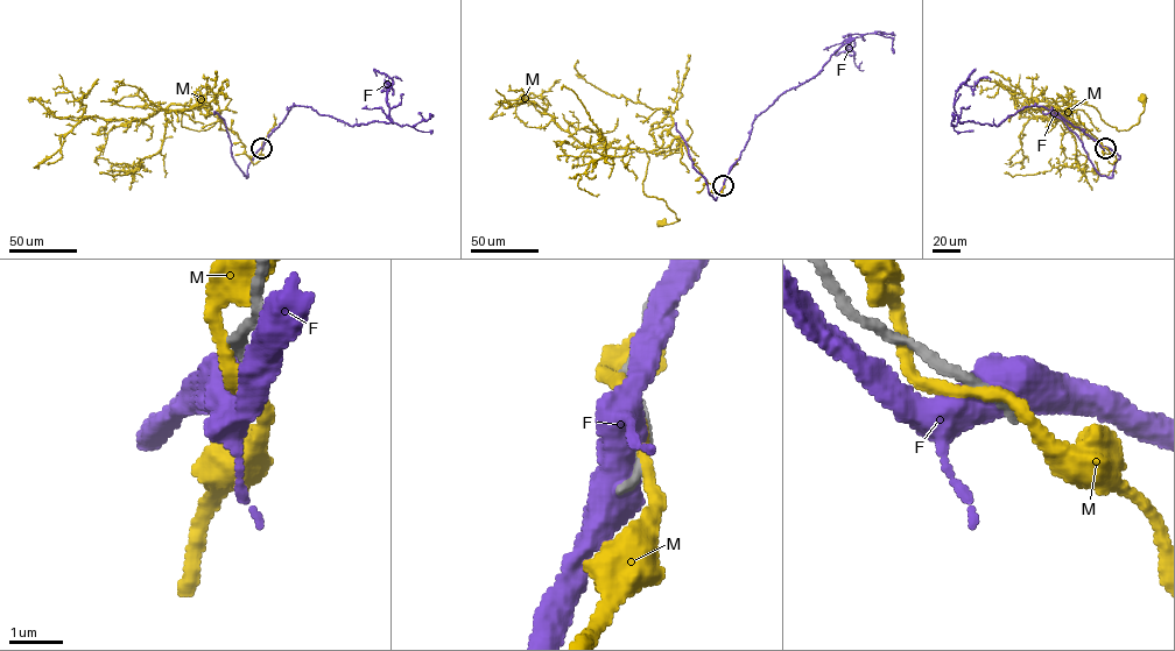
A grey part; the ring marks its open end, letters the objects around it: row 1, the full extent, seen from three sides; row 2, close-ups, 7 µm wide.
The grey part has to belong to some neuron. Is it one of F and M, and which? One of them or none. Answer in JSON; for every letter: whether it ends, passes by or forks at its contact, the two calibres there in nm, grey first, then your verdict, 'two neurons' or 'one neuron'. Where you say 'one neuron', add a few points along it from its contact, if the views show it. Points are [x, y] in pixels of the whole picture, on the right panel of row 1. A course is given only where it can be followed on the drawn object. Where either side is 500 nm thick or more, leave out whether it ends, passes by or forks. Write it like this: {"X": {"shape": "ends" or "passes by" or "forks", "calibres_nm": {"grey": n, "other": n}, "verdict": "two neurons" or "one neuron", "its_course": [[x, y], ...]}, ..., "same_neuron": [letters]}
{"F": {"calibres_nm": {"grey": 200, "other": 600}, "verdict": "two neurons"}, "M": {"shape": "passes by", "calibres_nm": {"grey": 240, "other": 200}, "verdict": "two neurons"}, "same_neuron": []}

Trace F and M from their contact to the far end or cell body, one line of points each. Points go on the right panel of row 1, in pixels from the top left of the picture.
F: (1104, 147), (1043, 106), (1024, 106), (998, 126), (959, 122), (957, 89), (990, 80)
M: (1104, 147), (1114, 163), (1086, 133), (1049, 114), (1056, 99), (1093, 106), (1118, 131), (1139, 122), (1142, 97)

